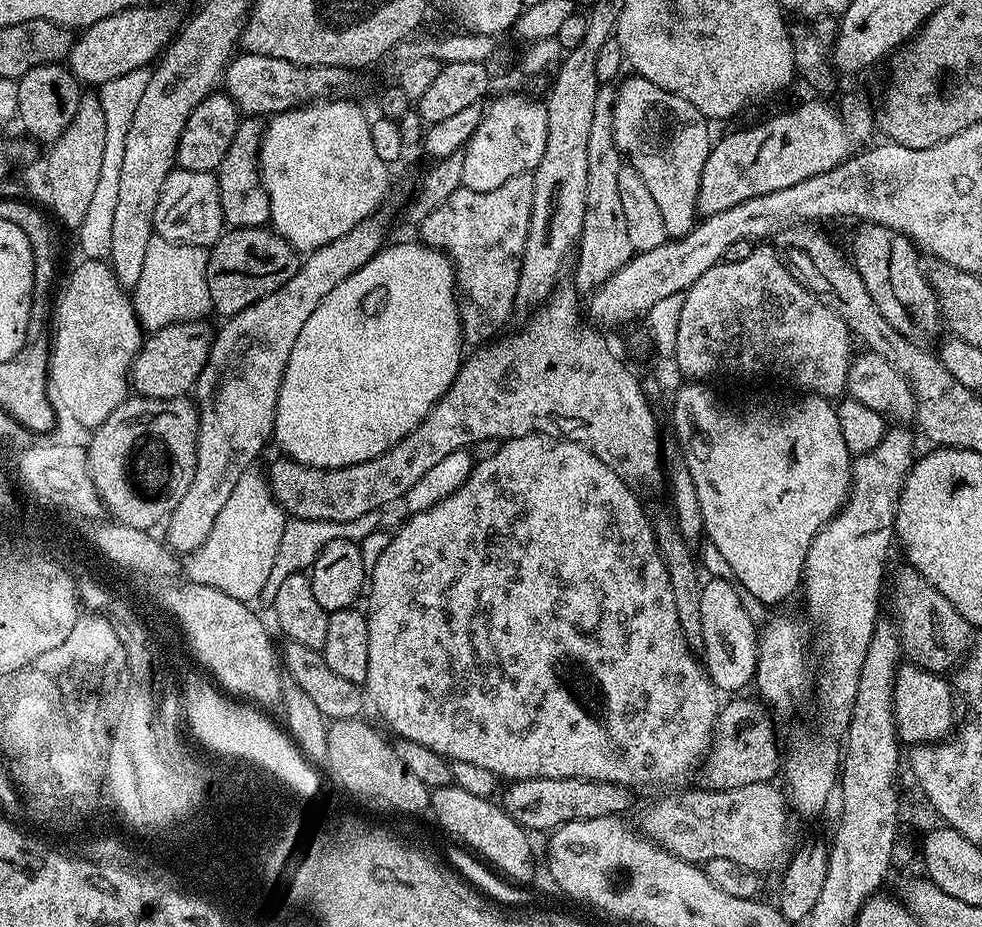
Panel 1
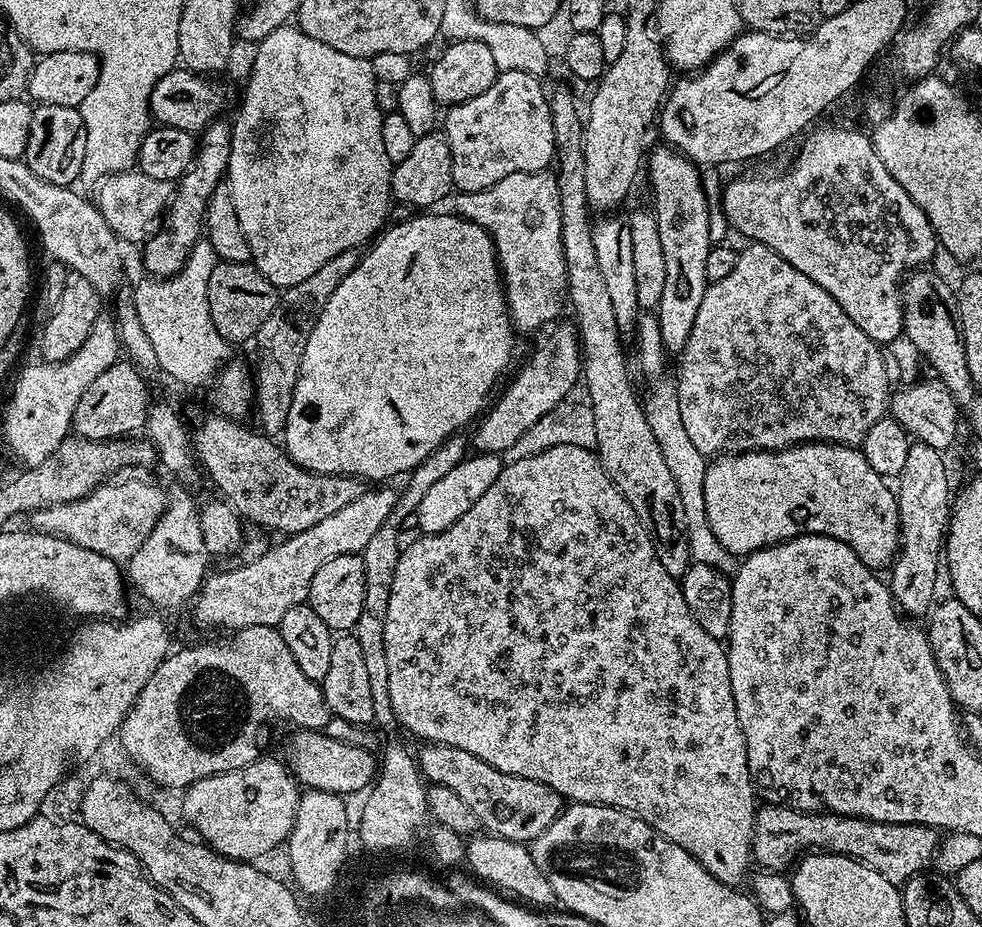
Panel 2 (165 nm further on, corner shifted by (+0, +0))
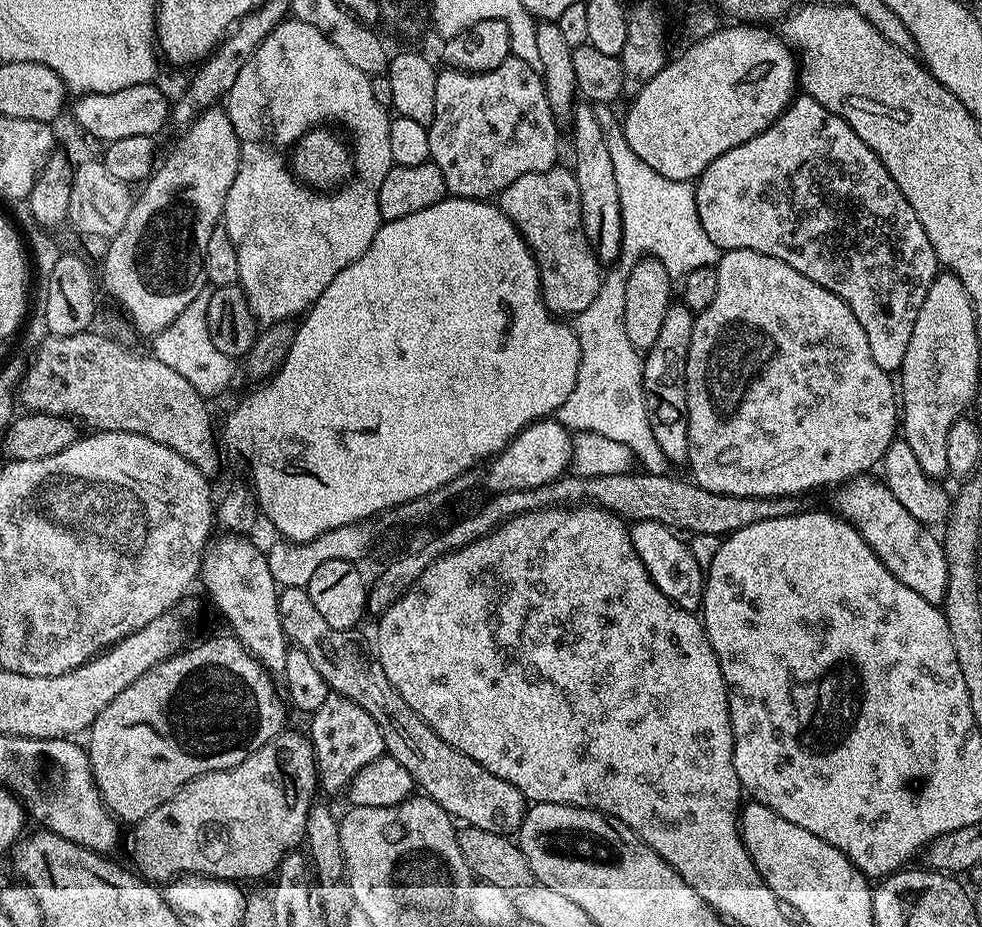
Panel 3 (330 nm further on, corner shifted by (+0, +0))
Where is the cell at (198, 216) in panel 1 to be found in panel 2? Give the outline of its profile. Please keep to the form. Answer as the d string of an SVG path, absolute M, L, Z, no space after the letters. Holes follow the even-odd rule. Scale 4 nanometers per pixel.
M129 170L107 176L105 180L95 185L94 203L116 237L121 241L129 240L130 243L140 246L148 239L157 221L163 217L172 200L173 191L173 182L158 182L158 178L150 178L138 170Z

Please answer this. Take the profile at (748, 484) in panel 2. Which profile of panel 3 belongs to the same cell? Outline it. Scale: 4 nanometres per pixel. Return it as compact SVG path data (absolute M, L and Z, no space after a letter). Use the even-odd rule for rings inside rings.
M868 474L855 476L837 487L836 492L836 508L843 519L849 524L853 524L860 531L862 536L866 538L866 542L872 547L874 552L878 554L878 558L884 563L894 575L899 578L906 586L910 586L910 590L914 590L914 594L922 594L922 598L926 598L926 602L940 606L944 603L944 595L950 583L948 575L948 563L944 557L944 545L941 537L936 536L931 527L927 524L920 524L918 518L914 518L914 514L910 514L910 510L906 510L906 506L902 506L902 502L898 502L898 498L894 498L894 494L890 494L888 485L883 479L876 478Z

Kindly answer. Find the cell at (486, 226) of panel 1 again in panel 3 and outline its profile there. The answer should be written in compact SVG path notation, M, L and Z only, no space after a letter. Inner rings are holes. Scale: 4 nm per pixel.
M557 166L545 172L522 174L522 178L518 178L500 192L498 207L516 223L516 228L524 235L525 242L531 246L532 252L536 255L536 260L540 264L540 282L548 311L561 317L568 316L564 318L575 318L579 312L586 310L586 306L590 306L590 302L594 302L594 298L600 293L602 265L596 259L596 251L592 249L592 243L586 236L575 171L571 167Z

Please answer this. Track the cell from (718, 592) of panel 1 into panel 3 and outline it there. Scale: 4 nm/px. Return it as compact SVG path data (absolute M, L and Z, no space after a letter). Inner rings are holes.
M653 520L635 521L630 531L634 550L638 558L642 558L658 590L662 590L662 594L666 594L666 598L670 598L670 602L674 602L678 607L688 612L696 612L704 599L706 572L698 562L694 562L694 554L689 550L687 543L673 529Z

